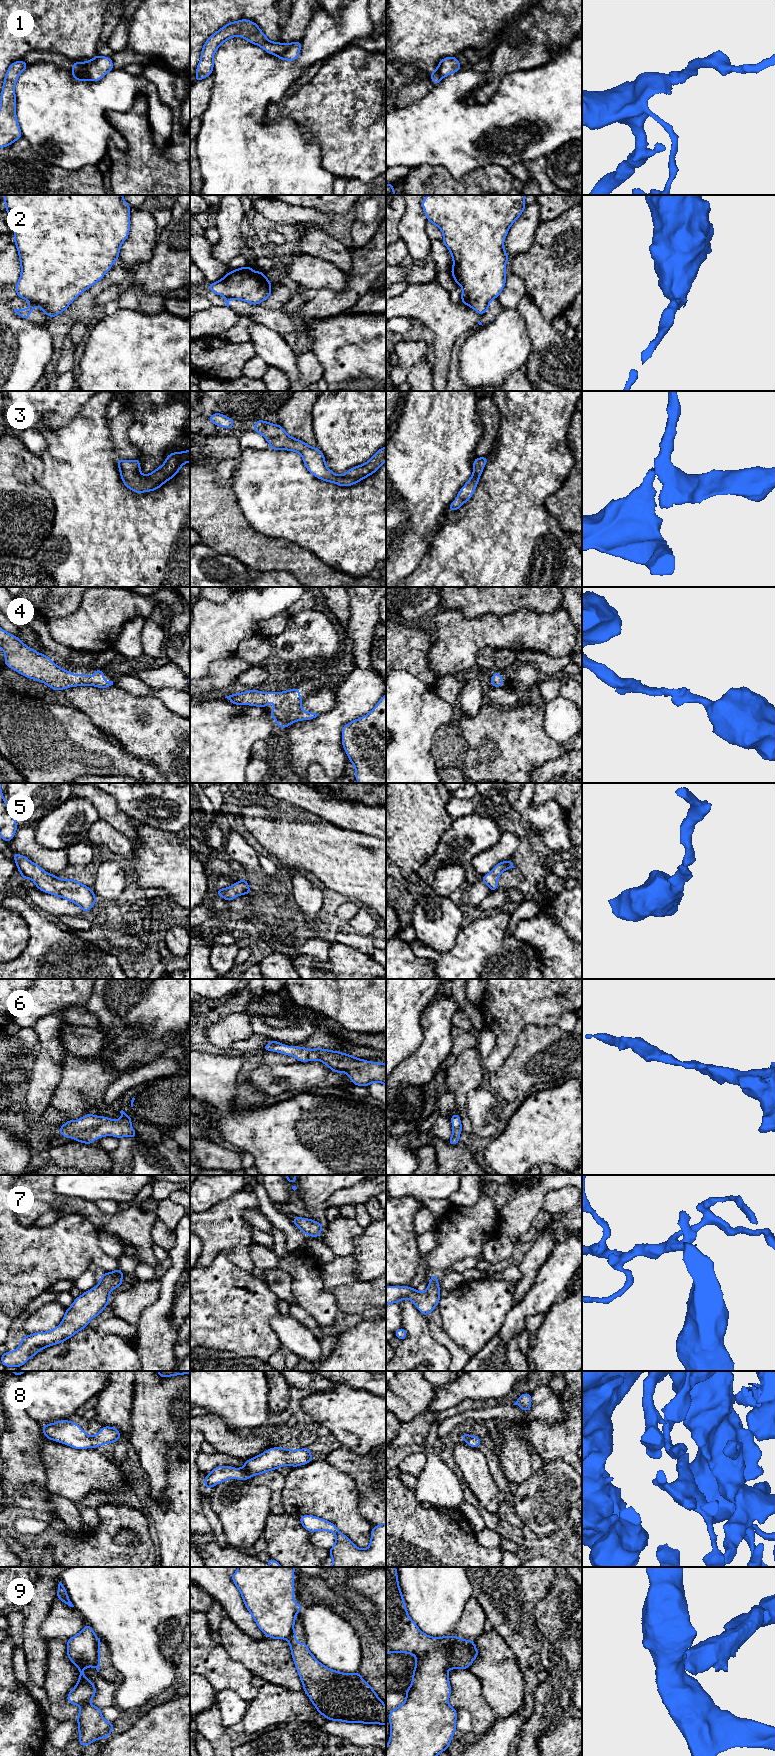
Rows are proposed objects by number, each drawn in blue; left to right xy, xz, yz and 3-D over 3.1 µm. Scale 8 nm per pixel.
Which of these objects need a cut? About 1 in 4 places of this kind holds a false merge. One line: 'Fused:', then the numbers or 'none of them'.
Fused: 1, 2, 9

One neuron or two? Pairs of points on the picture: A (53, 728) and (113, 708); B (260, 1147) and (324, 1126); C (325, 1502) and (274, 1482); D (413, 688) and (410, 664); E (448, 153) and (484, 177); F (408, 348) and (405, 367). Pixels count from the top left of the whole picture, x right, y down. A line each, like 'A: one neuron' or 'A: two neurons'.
A: two neurons
B: one neuron
C: two neurons
D: two neurons
E: two neurons
F: one neuron

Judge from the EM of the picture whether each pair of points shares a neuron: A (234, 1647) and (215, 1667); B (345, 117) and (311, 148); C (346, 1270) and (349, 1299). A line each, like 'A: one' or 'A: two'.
A: two
B: two
C: one

